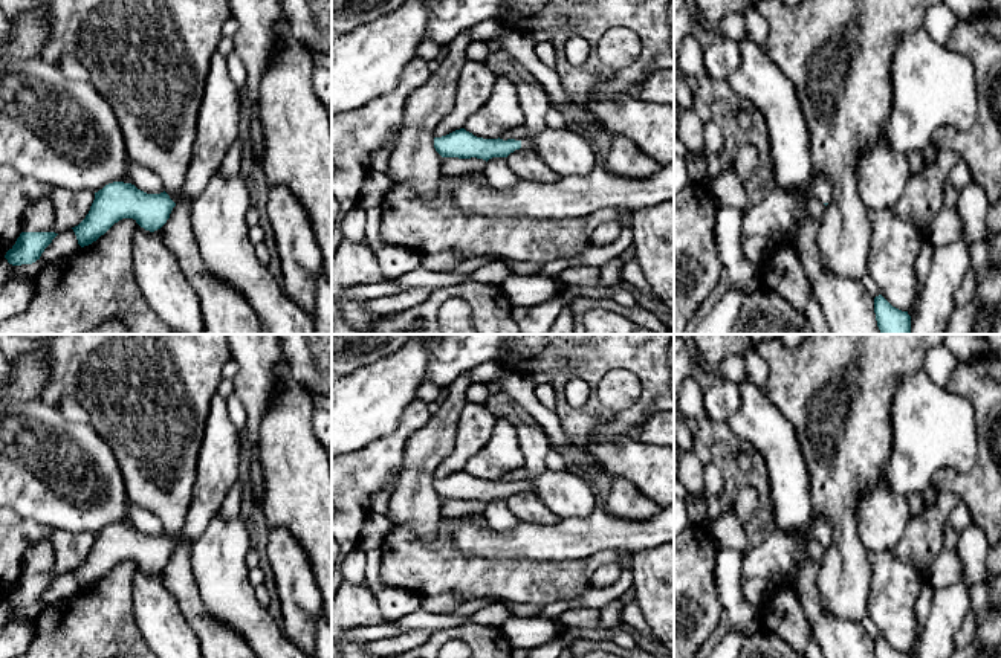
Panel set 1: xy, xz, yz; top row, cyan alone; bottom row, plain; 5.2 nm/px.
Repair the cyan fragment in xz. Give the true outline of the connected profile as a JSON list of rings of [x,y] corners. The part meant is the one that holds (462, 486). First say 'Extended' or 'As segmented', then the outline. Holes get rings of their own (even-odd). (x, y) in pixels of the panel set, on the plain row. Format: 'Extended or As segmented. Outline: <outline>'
Extended. Outline: [[[515,423],[520,446],[524,455],[524,469],[529,475],[521,482],[515,481],[483,481],[465,470],[455,472],[446,478],[434,479],[434,490],[442,499],[483,501],[507,499],[520,490],[533,492],[533,479],[546,469],[546,458],[550,452],[550,443],[544,431],[535,423]]]

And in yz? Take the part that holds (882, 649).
As segmented. Outline: [[[882,637],[874,640],[876,658],[909,658],[908,653],[902,653],[892,649]]]

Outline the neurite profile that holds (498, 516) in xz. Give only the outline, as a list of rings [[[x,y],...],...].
[[[506,499],[489,501],[486,504],[483,516],[491,528],[501,533],[510,531],[517,524],[517,519],[509,510]]]

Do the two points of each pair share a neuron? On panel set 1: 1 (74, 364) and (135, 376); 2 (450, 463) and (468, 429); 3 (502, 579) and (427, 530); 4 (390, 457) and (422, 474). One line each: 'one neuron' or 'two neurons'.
1: one neuron
2: one neuron
3: two neurons
4: two neurons

